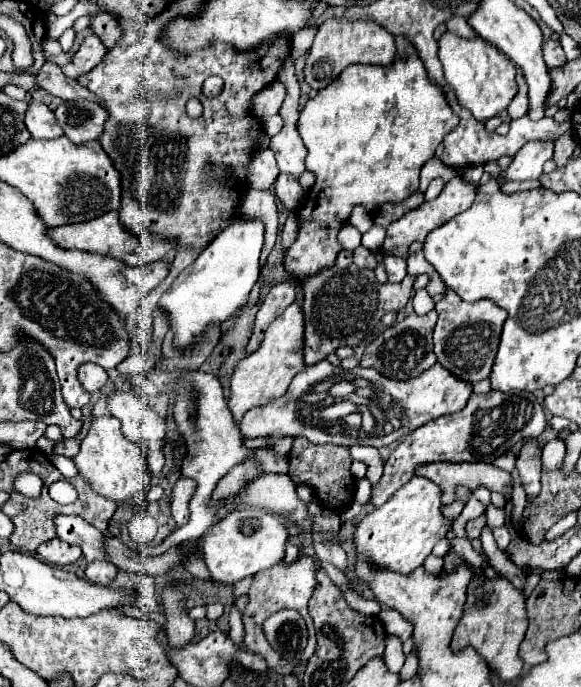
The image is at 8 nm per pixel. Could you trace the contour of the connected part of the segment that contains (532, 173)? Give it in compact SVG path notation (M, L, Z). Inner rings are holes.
M534 140L520 148L514 162L502 172L506 180L536 180L542 174L542 166L554 154L554 140Z

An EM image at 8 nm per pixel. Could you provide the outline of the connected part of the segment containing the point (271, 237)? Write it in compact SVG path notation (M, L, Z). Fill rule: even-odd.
M248 190L246 198L242 202L242 214L246 218L260 218L264 222L264 246L260 254L260 268L262 269L270 250L274 248L276 242L276 230L278 230L278 210L276 210L276 198L270 190L258 192L258 190Z

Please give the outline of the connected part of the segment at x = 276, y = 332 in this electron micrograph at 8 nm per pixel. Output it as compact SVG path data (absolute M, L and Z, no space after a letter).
M294 302L292 306L286 308L286 312L270 324L264 344L250 356L242 358L230 378L230 398L228 398L228 408L234 416L234 422L240 424L242 416L258 406L266 406L278 398L282 398L288 390L288 384L300 368L304 368L304 354L302 354L302 312L298 304Z

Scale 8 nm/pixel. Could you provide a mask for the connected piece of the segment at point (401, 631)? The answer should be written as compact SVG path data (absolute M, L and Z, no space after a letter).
M382 610L382 612L378 614L378 618L382 620L382 624L384 624L384 628L386 628L386 632L388 632L390 636L400 638L402 642L406 642L406 640L412 636L412 624L408 624L398 612Z

